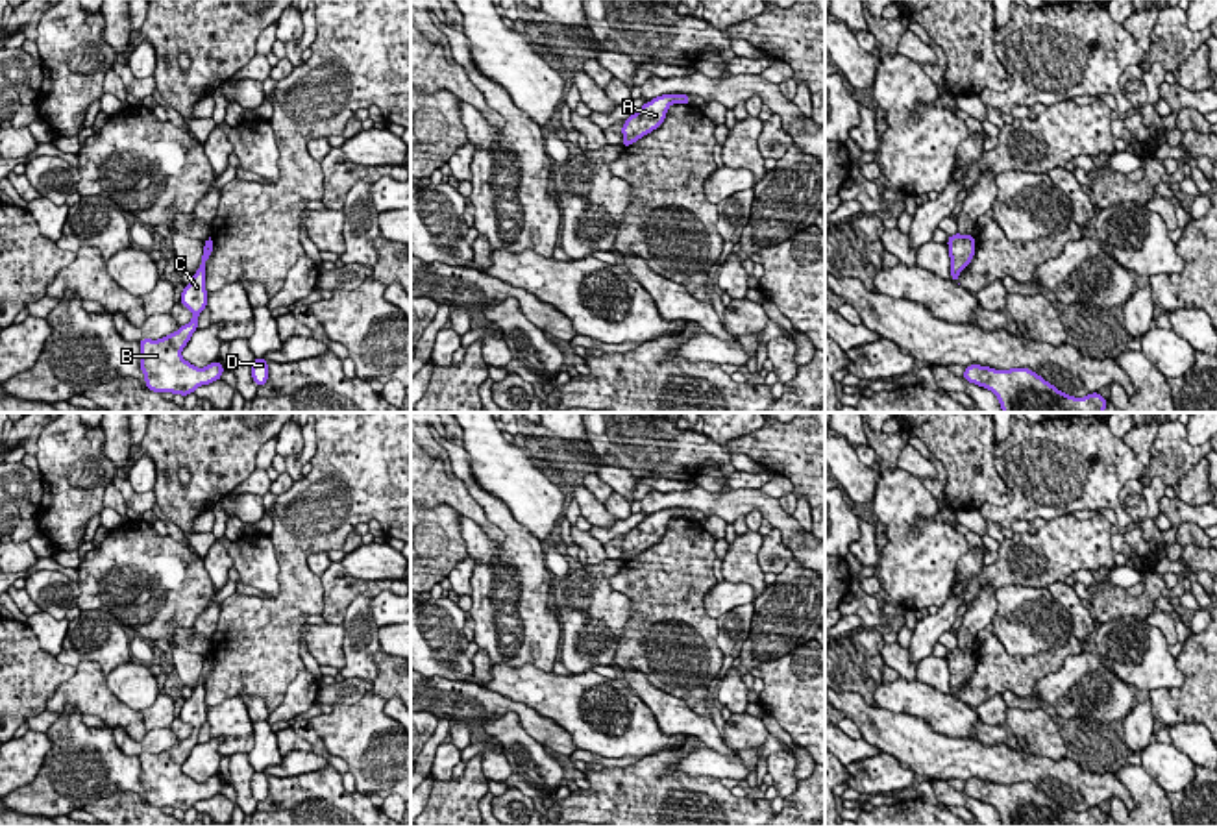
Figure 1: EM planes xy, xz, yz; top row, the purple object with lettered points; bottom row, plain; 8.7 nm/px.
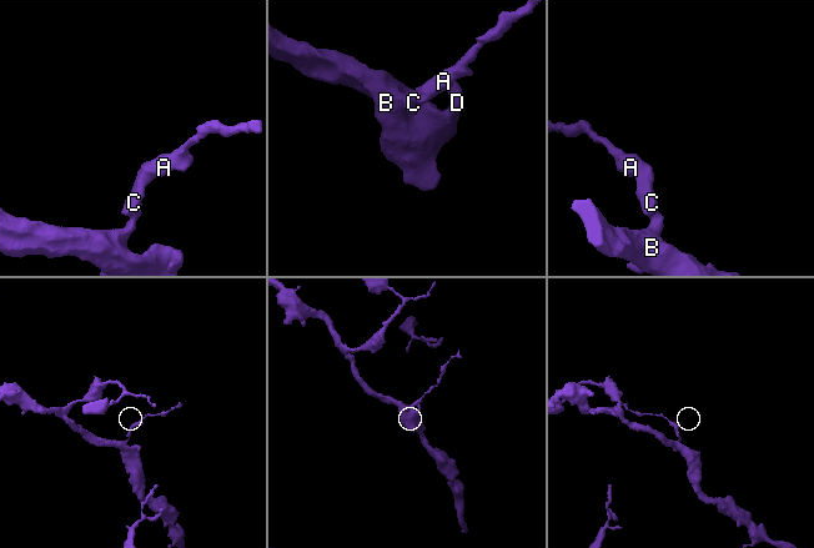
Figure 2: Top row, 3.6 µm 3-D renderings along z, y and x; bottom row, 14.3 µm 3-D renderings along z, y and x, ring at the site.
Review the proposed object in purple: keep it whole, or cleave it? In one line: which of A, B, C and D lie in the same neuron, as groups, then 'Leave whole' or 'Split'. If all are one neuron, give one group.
Groups: A B C D. Leave whole

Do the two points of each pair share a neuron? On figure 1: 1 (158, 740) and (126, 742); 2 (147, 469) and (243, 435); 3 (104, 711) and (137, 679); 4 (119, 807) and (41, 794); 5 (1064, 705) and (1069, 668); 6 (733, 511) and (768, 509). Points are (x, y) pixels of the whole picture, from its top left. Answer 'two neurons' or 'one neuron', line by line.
1: one neuron
2: two neurons
3: two neurons
4: two neurons
5: one neuron
6: one neuron

